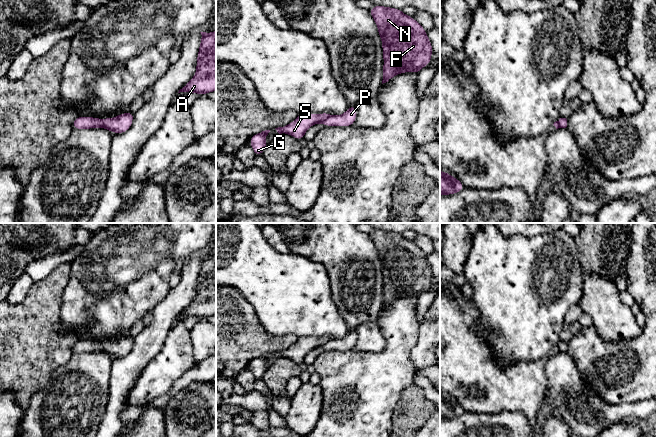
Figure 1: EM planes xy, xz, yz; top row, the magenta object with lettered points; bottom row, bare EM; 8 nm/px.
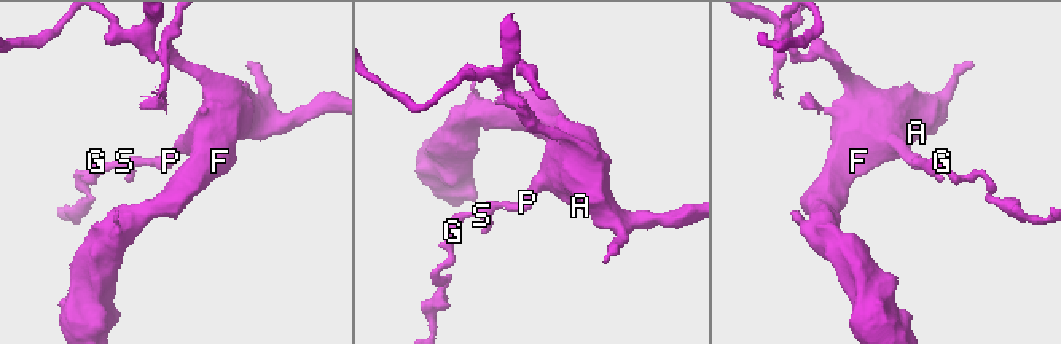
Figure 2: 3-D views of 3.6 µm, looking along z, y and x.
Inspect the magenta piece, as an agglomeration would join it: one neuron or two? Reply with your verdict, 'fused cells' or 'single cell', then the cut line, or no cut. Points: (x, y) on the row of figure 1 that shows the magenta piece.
fused cells; cut xy (100, 119), (104, 127)

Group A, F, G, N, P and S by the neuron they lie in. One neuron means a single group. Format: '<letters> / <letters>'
A F N P / G S

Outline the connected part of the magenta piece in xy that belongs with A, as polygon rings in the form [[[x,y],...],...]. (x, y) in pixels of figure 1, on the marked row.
[[[216,30],[202,35],[197,55],[196,73],[180,92],[205,95],[216,91]]]

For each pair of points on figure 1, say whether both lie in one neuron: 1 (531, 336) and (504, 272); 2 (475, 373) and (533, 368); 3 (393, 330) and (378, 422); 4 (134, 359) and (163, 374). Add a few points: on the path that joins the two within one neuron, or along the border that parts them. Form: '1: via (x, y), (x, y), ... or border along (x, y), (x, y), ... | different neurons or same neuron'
1: via (522, 320), (522, 290), (520, 288) | same neuron
2: via (489, 376), (519, 376) | same neuron
3: via (393, 353), (392, 368), (378, 382), (378, 399) | same neuron
4: border along (161, 347), (142, 370), (133, 385) | different neurons

